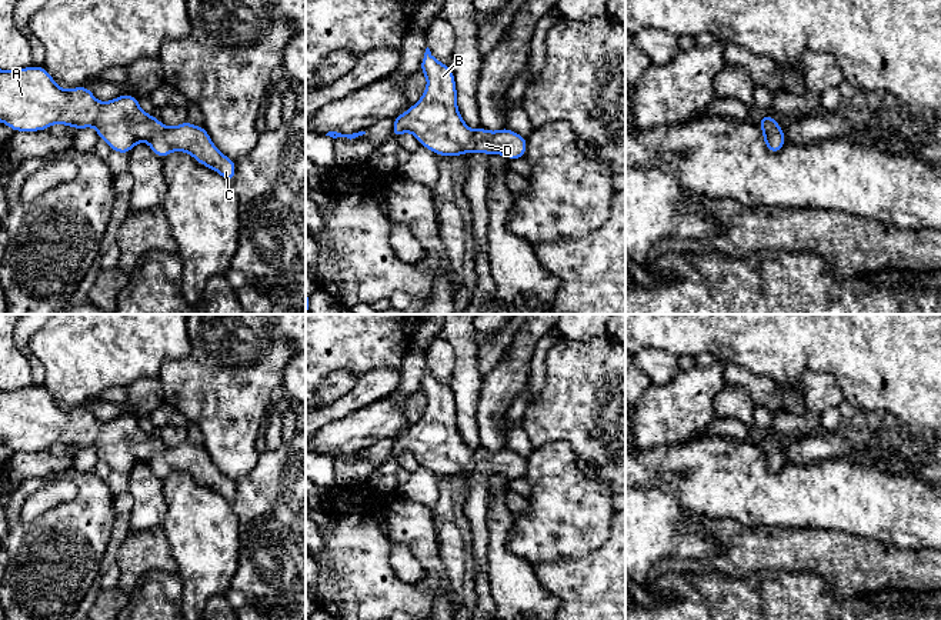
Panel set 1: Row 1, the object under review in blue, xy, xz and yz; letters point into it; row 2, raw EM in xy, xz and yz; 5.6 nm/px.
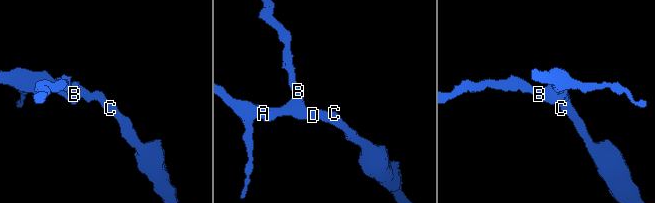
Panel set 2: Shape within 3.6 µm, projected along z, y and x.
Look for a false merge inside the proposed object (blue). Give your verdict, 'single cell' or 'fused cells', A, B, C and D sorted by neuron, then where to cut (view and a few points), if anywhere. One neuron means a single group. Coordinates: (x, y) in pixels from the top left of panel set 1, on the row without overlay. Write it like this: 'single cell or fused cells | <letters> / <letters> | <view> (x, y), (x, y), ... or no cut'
single cell | A B C D | no cut

